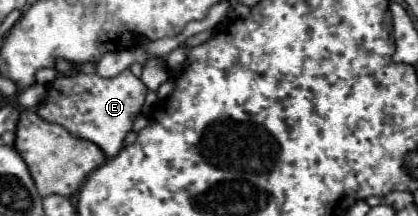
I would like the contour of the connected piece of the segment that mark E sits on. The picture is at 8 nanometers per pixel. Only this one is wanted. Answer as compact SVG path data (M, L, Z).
M58 58L54 68L58 76L48 88L56 90L48 90L46 102L38 106L36 114L46 122L64 126L72 136L82 136L84 140L94 142L108 158L116 156L142 110L148 88L130 70L124 70L114 78L102 78L96 74L96 64L78 64L64 58Z

